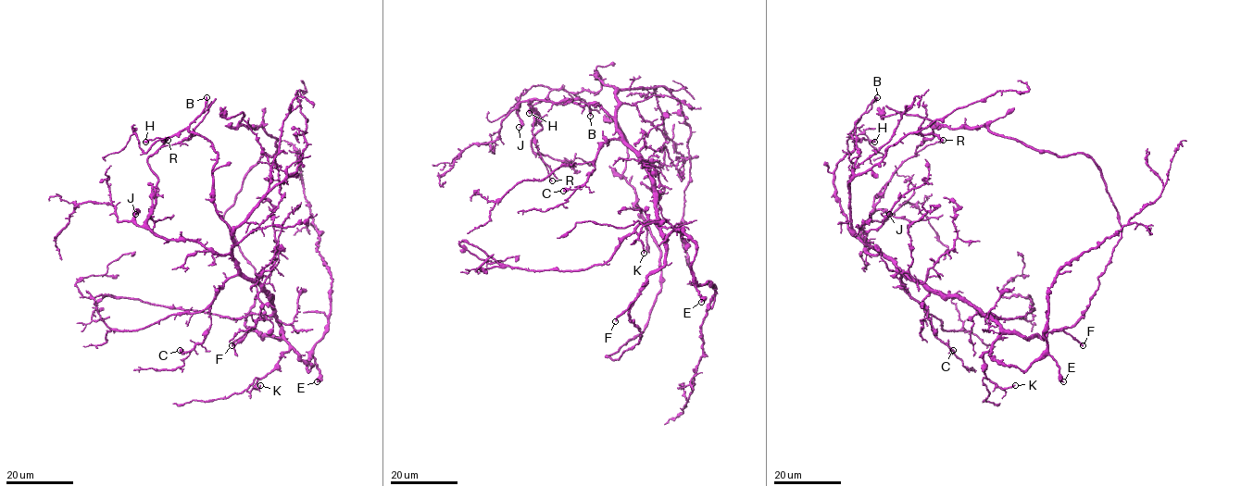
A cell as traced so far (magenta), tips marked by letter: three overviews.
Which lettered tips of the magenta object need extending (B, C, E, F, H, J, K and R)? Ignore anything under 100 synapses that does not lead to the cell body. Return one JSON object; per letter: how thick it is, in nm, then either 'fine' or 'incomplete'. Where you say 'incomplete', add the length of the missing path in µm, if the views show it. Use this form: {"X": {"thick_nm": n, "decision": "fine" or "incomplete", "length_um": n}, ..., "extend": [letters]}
{"B": {"thick_nm": 300, "decision": "fine"}, "C": {"thick_nm": 600, "decision": "fine"}, "E": {"thick_nm": 260, "decision": "fine"}, "F": {"thick_nm": 280, "decision": "incomplete", "length_um": 90}, "H": {"thick_nm": 500, "decision": "fine"}, "J": {"thick_nm": 240, "decision": "fine"}, "K": {"thick_nm": 180, "decision": "fine"}, "R": {"thick_nm": 190, "decision": "fine"}, "extend": ["F"]}

